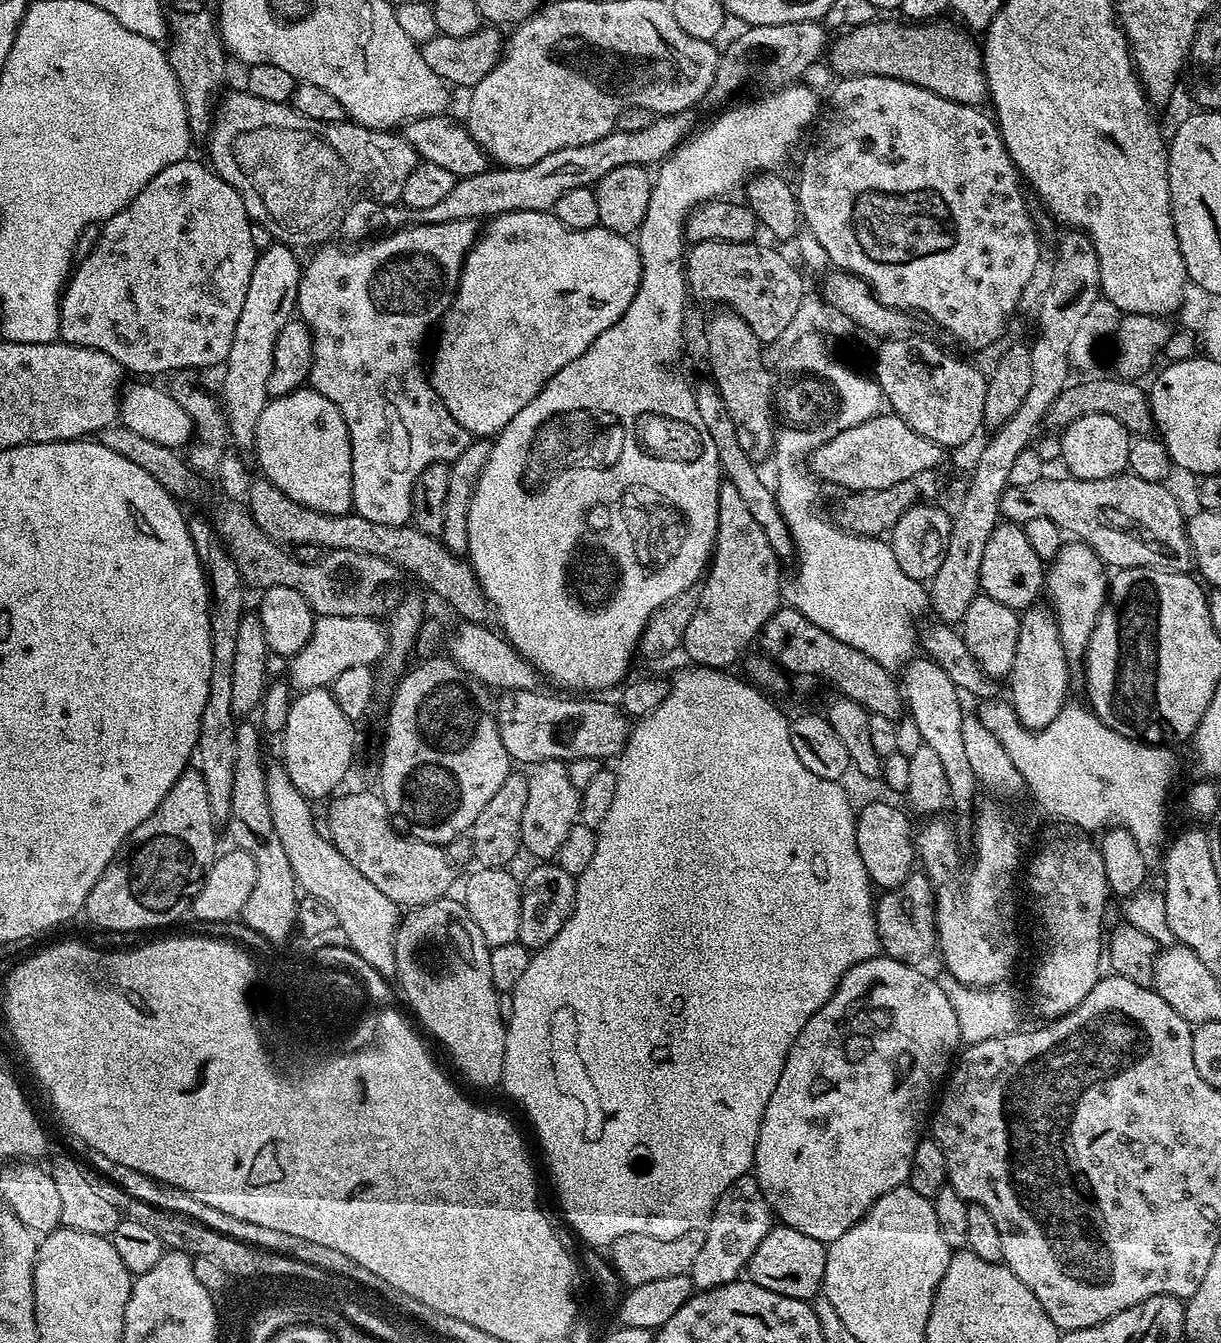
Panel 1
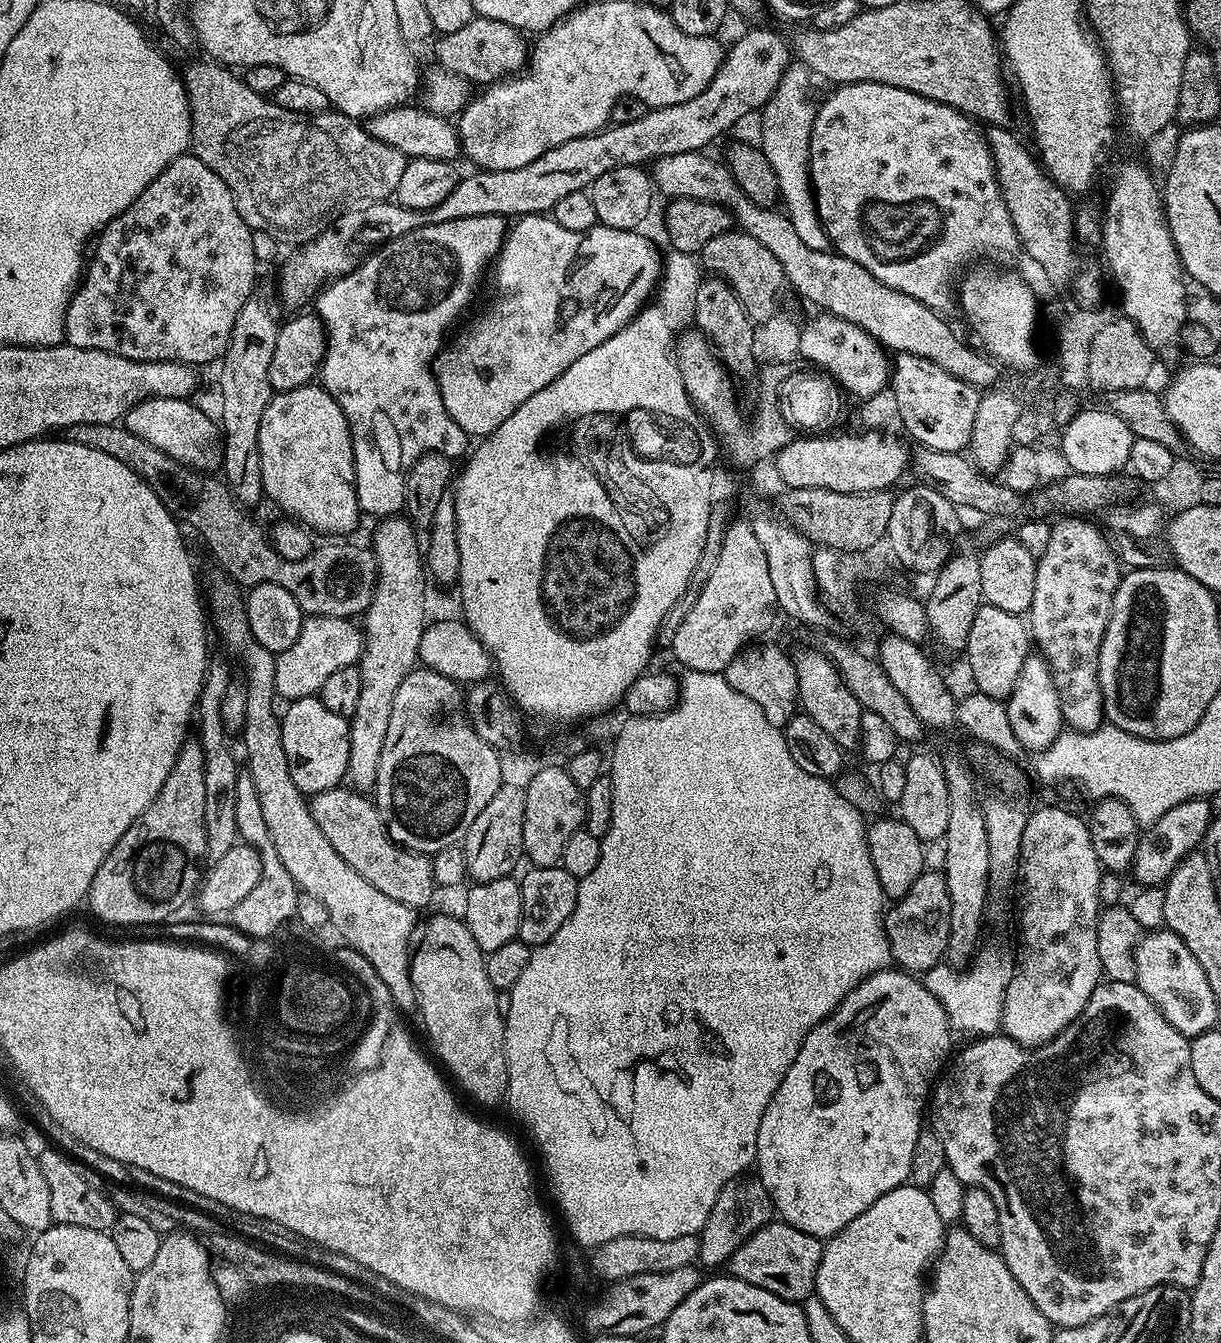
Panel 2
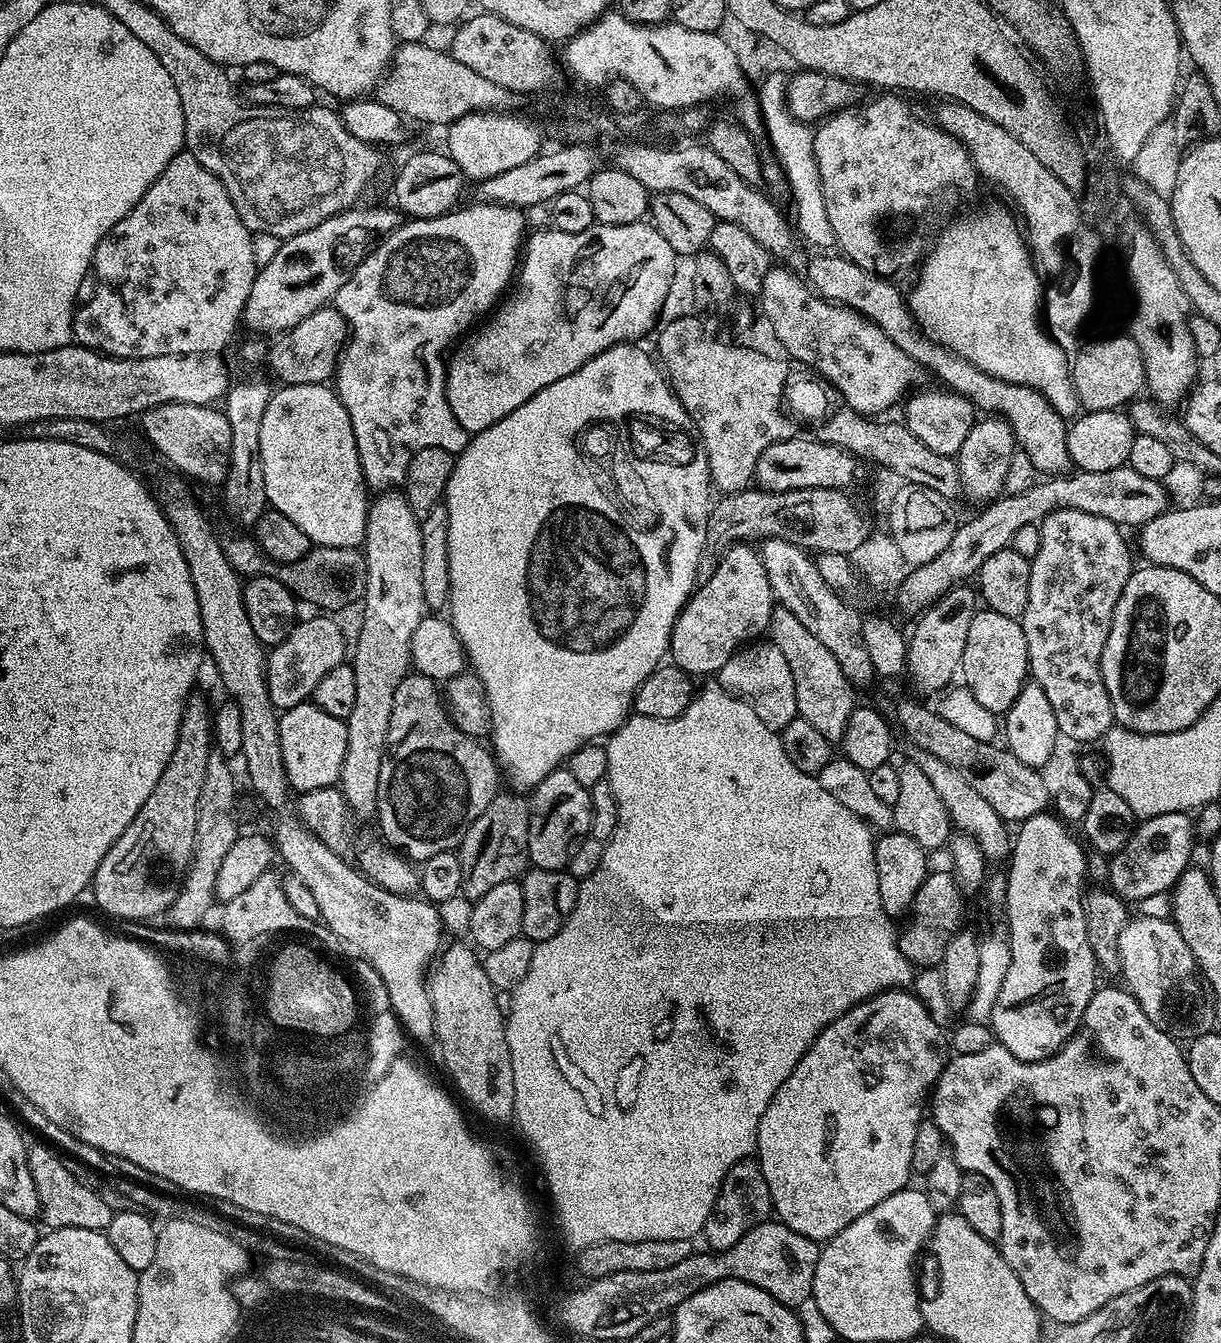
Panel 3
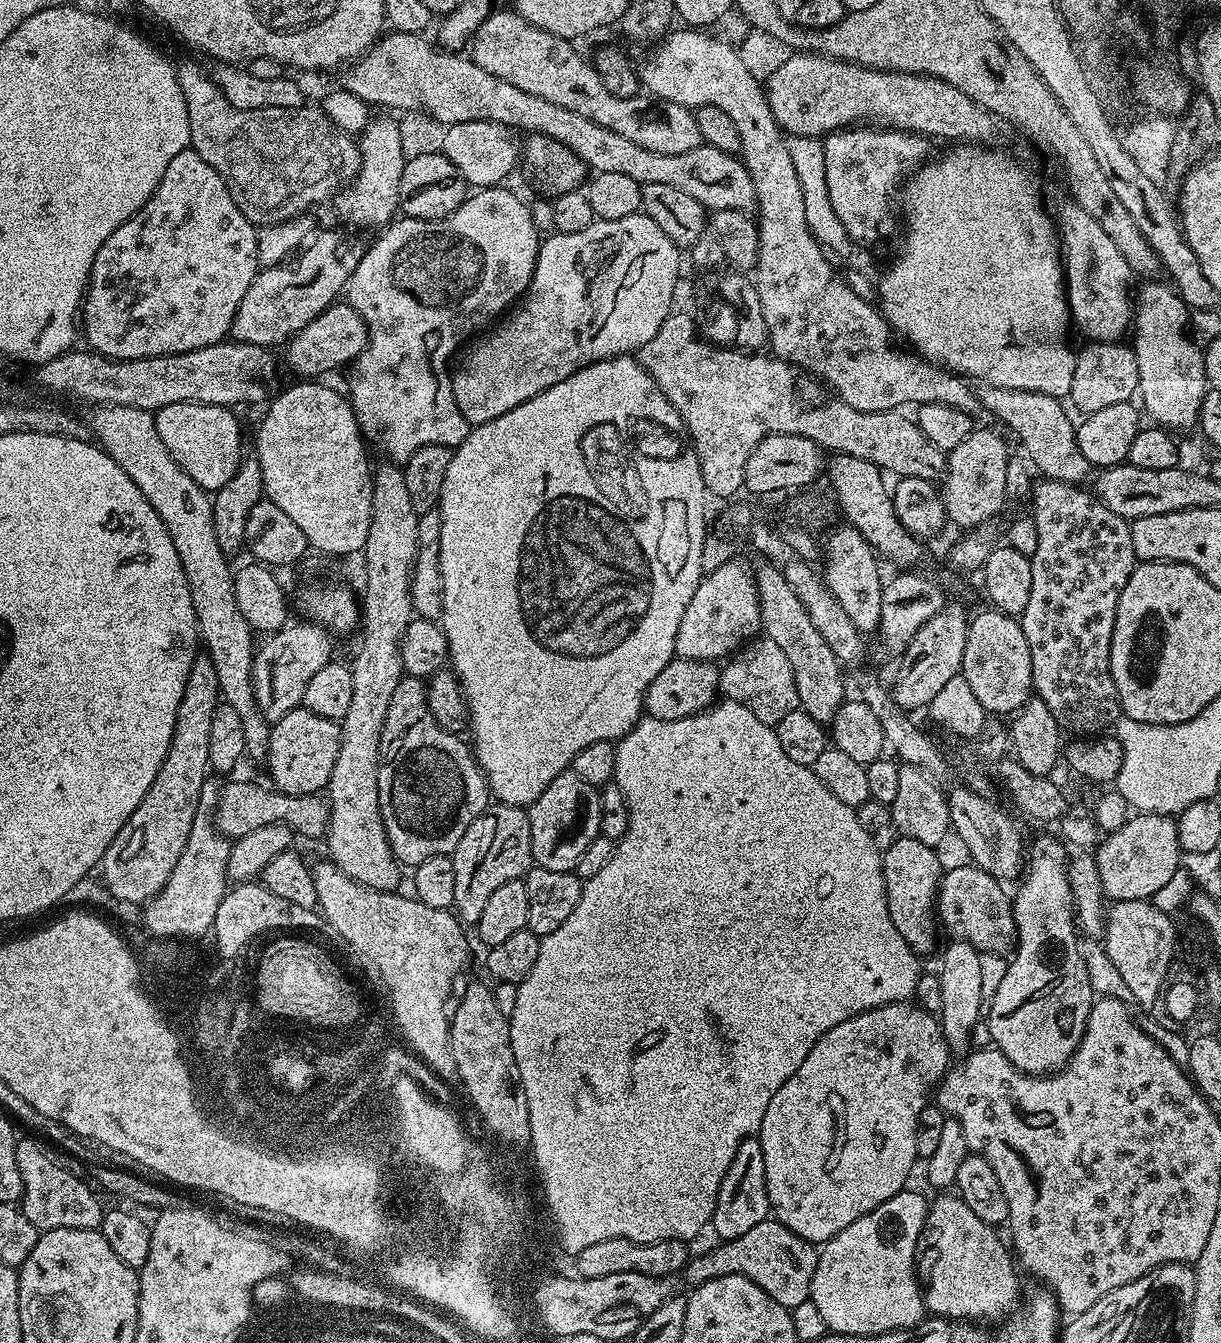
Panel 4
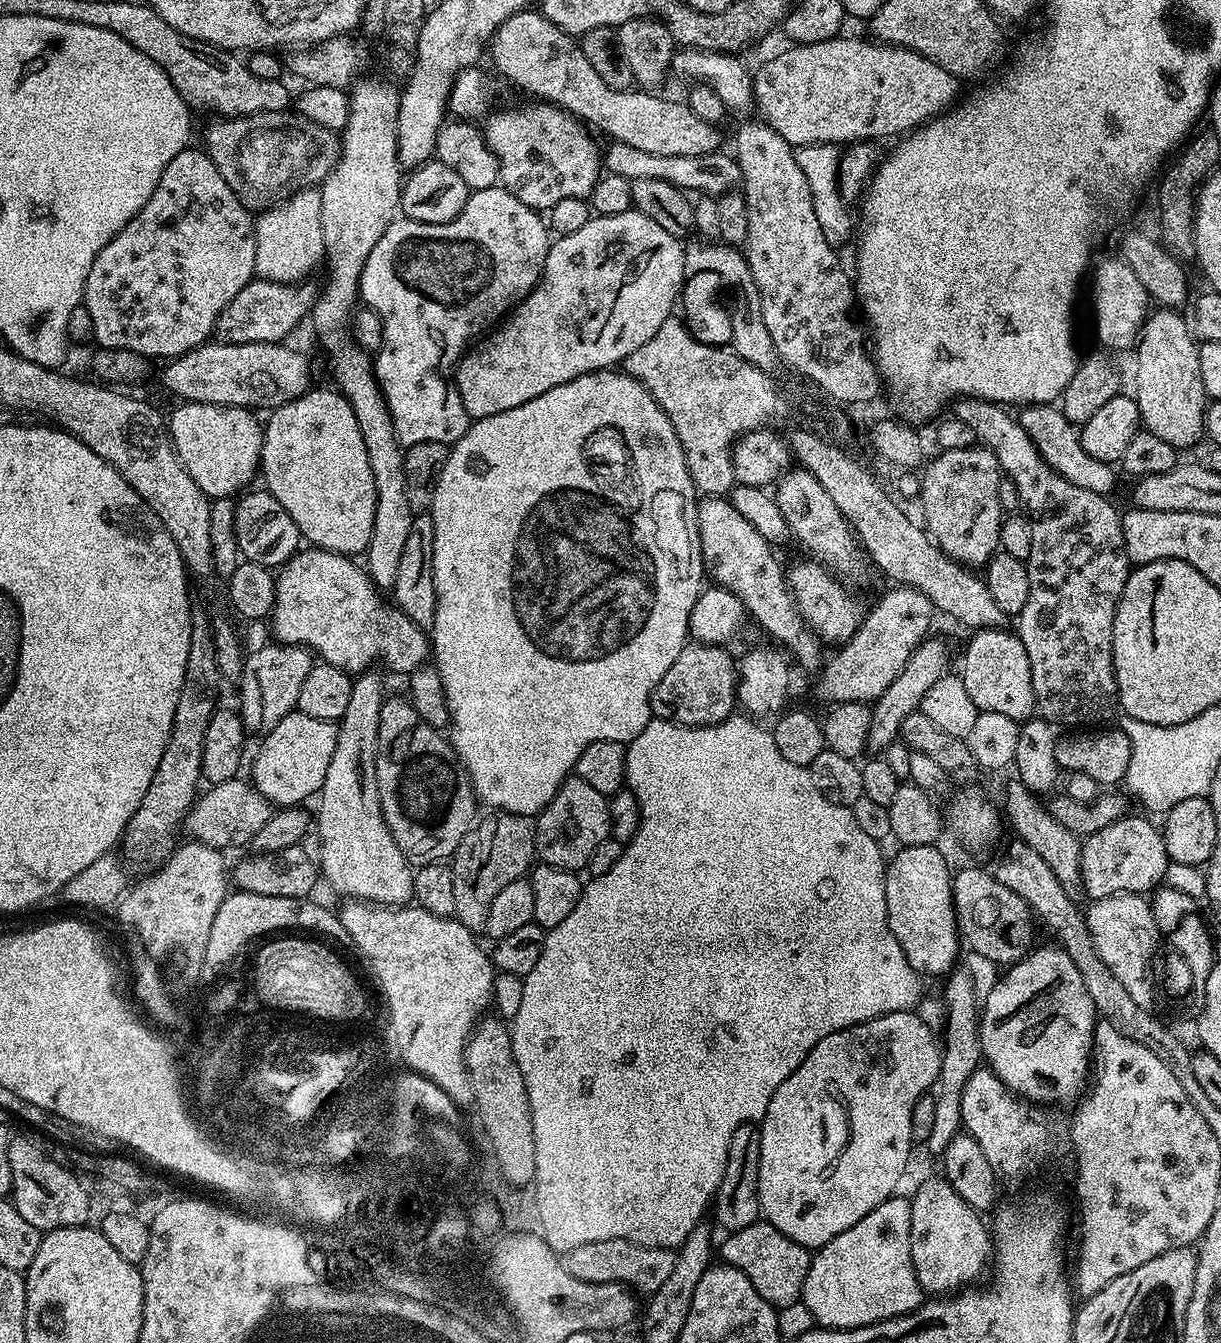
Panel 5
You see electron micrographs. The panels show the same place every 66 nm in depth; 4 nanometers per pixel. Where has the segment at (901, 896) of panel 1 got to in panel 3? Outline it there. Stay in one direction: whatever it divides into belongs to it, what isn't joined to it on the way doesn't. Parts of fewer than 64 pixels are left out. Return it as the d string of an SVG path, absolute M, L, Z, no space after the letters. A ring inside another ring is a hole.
M929 871L928 876L922 882L922 886L916 891L916 897L912 900L912 906L907 913L908 925L903 926L899 933L899 942L902 954L914 966L936 966L944 957L946 942L954 933L961 931L964 920L964 896L955 875L951 871Z

